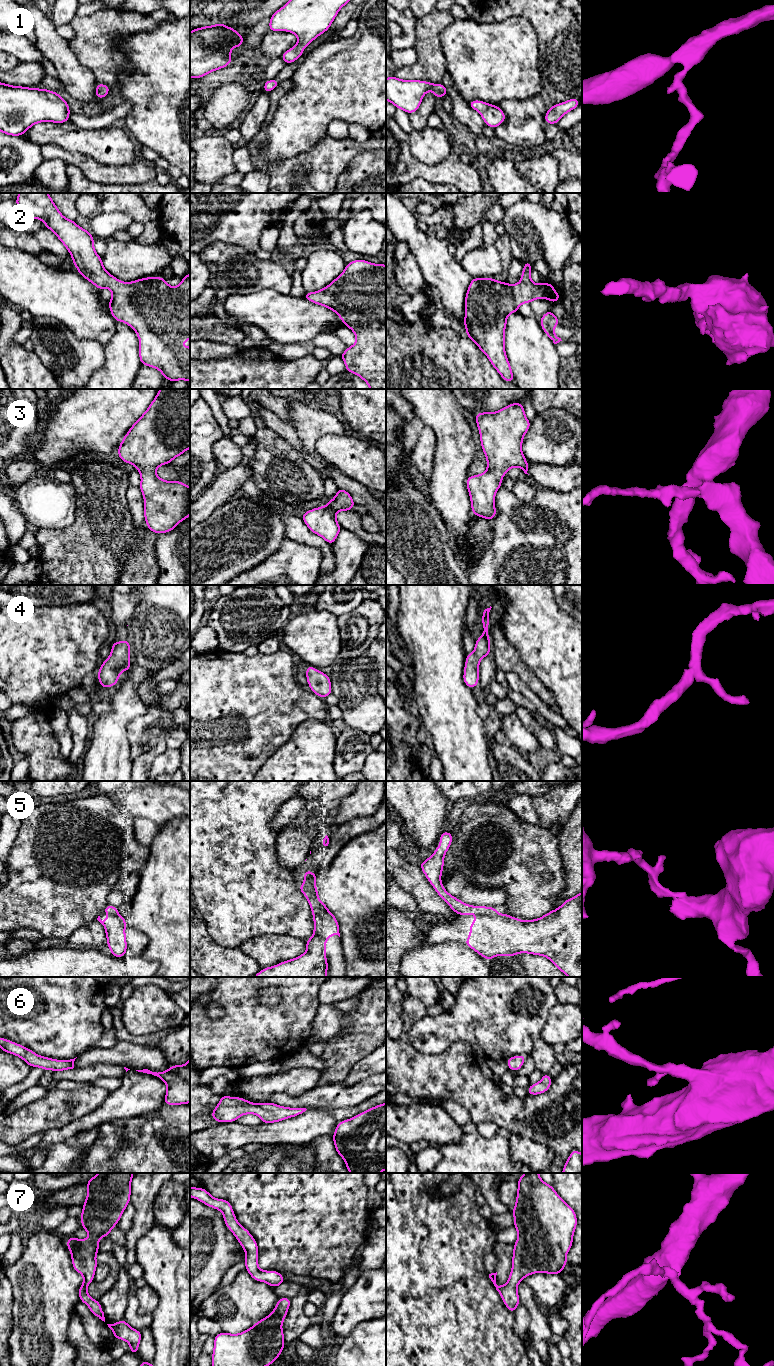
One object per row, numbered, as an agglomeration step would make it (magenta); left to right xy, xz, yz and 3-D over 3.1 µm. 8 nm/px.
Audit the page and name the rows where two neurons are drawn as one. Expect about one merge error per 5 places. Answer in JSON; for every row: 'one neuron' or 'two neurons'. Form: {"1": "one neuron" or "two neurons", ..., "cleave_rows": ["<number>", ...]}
{"1": "one neuron", "2": "one neuron", "3": "one neuron", "4": "one neuron", "5": "two neurons", "6": "one neuron", "7": "one neuron", "cleave_rows": ["5"]}

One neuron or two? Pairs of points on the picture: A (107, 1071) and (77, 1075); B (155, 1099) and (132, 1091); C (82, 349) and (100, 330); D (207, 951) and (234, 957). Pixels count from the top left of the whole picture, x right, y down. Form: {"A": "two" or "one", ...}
{"A": "one", "B": "one", "C": "two", "D": "one"}

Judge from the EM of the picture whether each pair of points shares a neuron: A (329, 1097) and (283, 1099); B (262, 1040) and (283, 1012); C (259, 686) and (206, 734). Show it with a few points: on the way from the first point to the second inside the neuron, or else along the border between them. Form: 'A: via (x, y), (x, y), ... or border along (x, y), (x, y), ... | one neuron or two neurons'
A: via (318, 1101), (294, 1101) | one neuron
B: via (269, 1033), (283, 1019) | one neuron
C: via (246, 699), (234, 711), (219, 721) | one neuron

